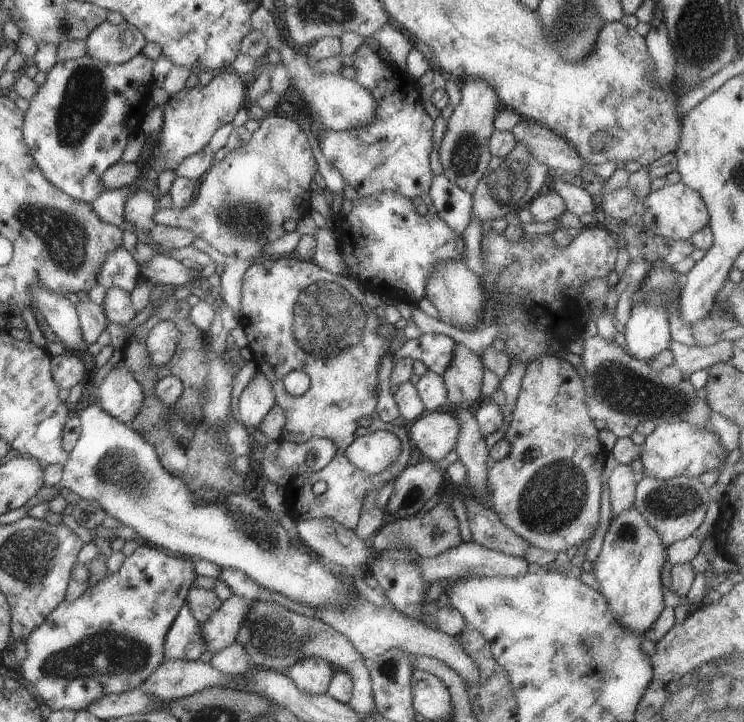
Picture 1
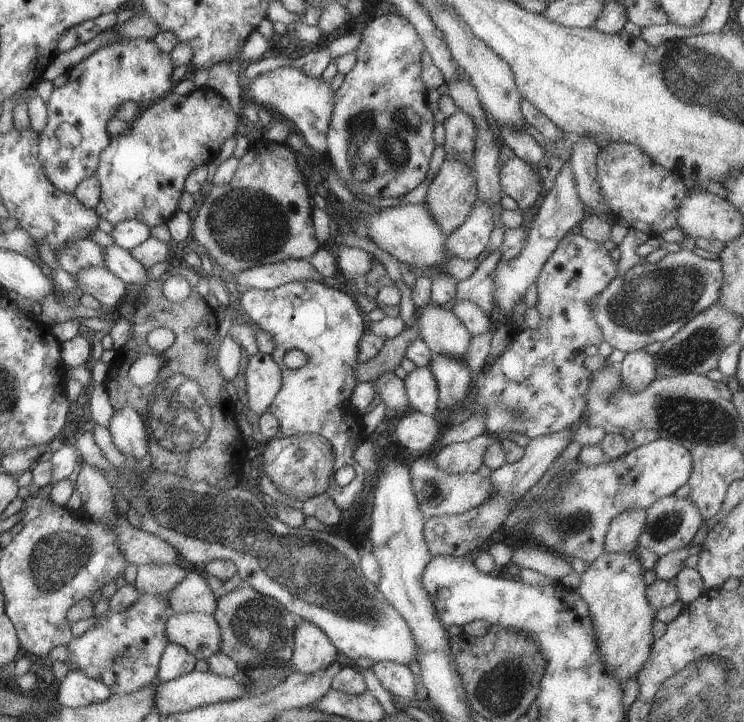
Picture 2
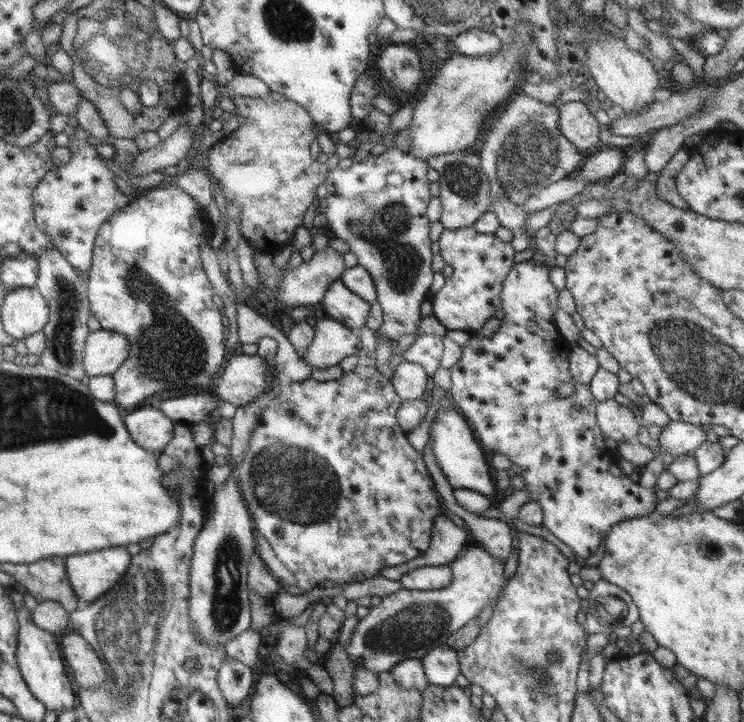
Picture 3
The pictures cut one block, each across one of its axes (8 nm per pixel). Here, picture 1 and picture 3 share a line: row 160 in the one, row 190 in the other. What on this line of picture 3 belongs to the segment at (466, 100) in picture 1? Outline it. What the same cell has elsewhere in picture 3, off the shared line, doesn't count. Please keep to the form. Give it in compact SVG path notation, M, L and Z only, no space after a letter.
M467 151L451 152L449 154L436 154L424 158L428 168L439 173L440 191L438 198L441 204L441 215L439 222L444 230L457 230L459 228L471 227L485 211L490 207L489 185L479 166L477 153Z

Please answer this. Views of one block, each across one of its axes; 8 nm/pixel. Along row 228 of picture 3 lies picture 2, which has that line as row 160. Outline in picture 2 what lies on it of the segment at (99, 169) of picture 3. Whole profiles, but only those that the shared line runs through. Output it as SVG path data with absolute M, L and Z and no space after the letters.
M139 37L136 39L120 38L110 43L105 43L103 46L97 48L91 54L88 54L85 58L82 58L79 62L76 62L66 73L67 82L61 88L53 89L51 98L46 102L47 120L45 128L39 133L38 137L38 159L40 160L43 172L50 180L55 188L62 190L63 192L71 194L74 188L81 182L81 180L89 178L94 174L98 165L100 152L108 145L110 134L106 131L106 122L114 116L116 108L124 102L133 101L139 102L154 102L159 100L167 92L171 91L175 81L171 79L171 72L173 72L173 63L170 59L169 53L164 53L157 48L157 45L153 42L153 39L146 39Z

